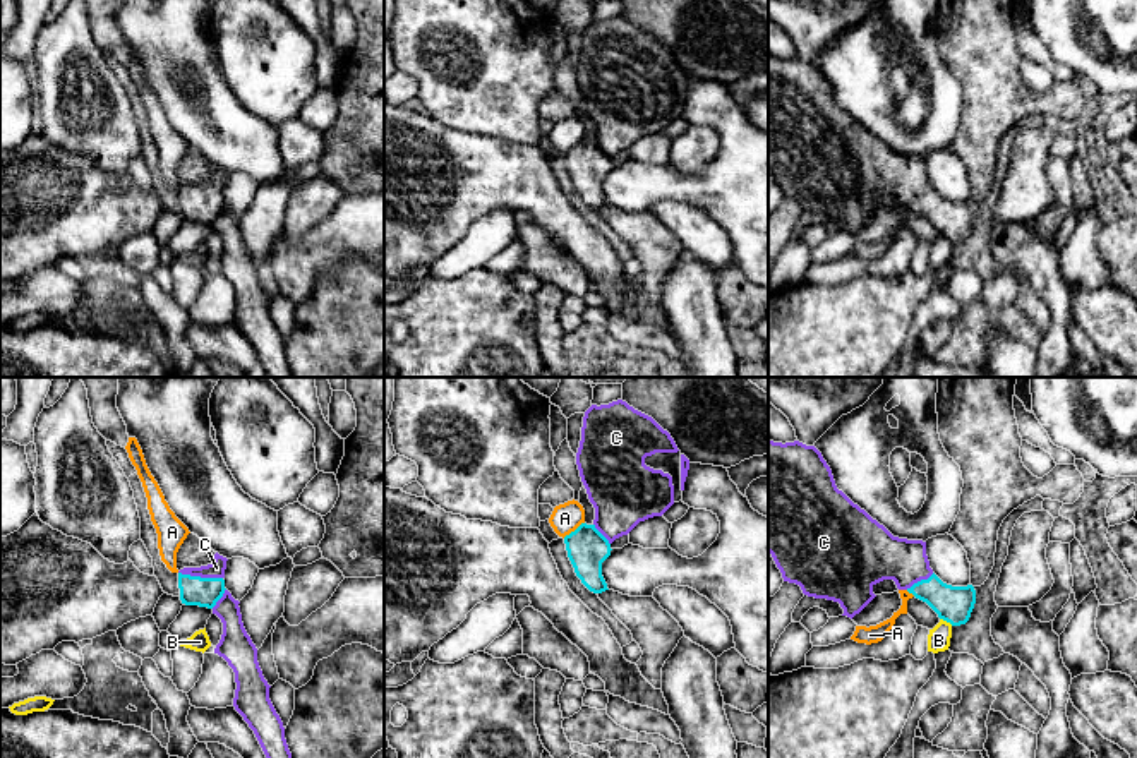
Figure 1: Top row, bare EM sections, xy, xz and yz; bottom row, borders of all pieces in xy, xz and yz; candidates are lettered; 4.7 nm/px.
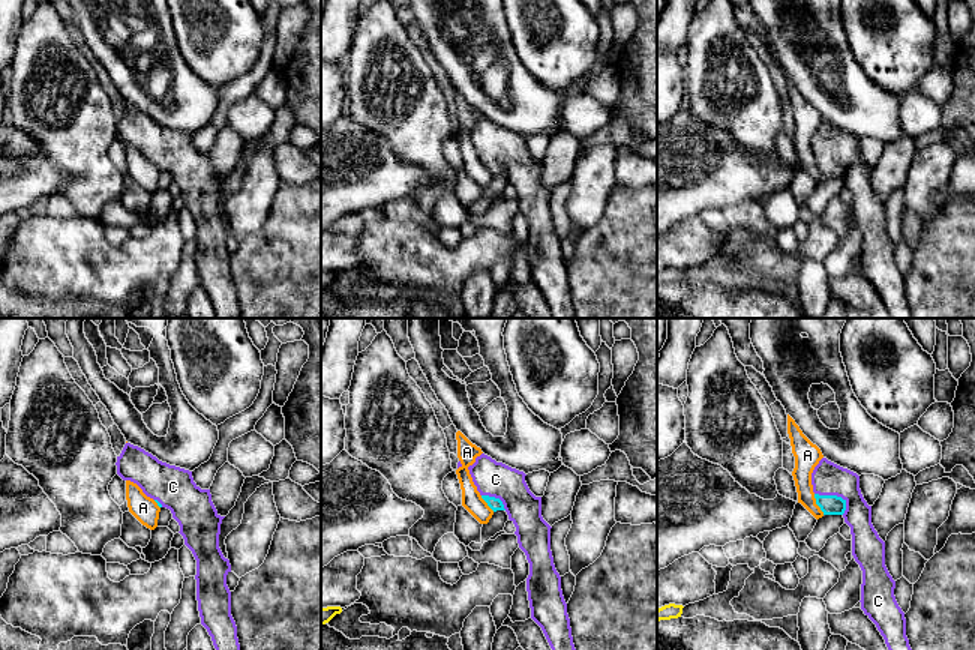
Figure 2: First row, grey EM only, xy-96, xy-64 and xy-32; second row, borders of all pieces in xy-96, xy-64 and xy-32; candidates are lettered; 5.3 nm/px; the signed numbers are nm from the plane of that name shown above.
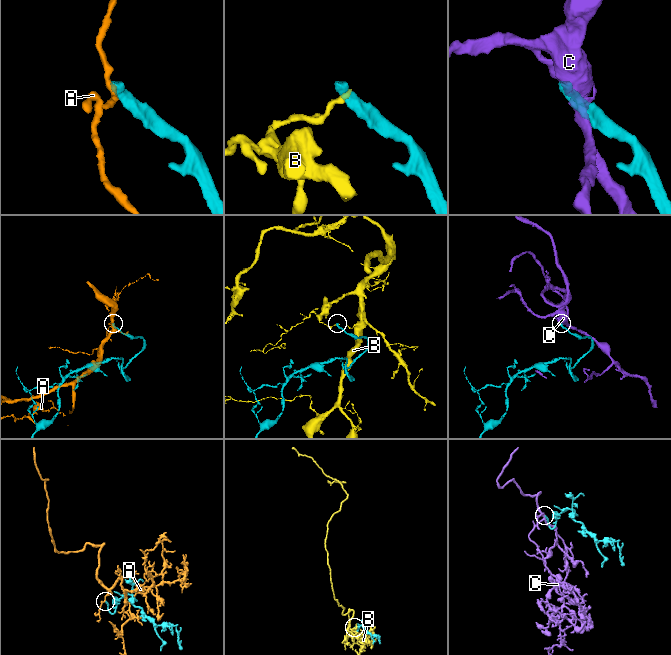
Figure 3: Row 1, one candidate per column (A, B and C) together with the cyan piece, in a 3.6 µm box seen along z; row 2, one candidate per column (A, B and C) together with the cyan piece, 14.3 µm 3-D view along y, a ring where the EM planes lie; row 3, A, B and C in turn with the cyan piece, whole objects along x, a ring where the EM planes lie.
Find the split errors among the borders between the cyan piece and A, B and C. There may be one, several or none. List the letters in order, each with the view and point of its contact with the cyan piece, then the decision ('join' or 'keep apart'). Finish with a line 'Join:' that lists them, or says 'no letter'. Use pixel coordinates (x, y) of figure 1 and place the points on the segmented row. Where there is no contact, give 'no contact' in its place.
A: contact xz (575, 530); keep apart
B: contact yz (947, 621); keep apart
C: contact xy (199, 577); join
Join: C

